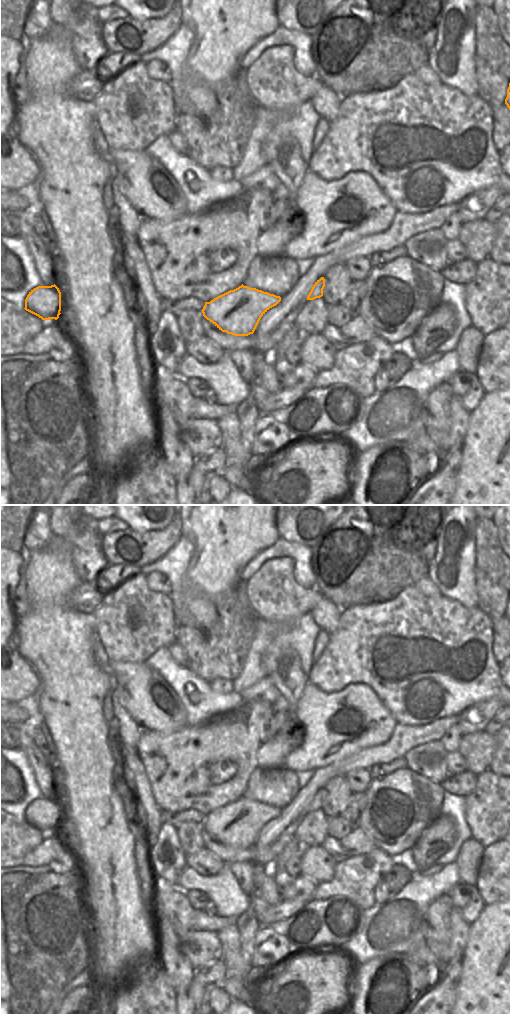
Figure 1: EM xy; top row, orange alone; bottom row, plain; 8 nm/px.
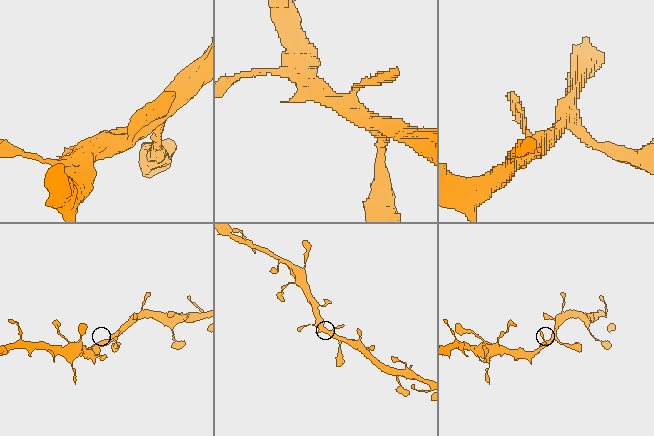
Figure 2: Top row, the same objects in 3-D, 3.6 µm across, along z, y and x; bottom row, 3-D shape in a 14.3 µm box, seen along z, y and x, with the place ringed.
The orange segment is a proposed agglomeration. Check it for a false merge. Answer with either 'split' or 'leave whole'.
leave whole

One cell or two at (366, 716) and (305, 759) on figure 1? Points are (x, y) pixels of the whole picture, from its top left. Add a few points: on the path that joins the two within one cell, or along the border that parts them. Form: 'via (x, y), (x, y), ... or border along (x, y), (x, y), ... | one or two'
via (347, 719), (330, 719), (328, 736), (324, 740) | one

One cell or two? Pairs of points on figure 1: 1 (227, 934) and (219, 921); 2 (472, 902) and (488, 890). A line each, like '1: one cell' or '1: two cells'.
1: two cells
2: two cells

